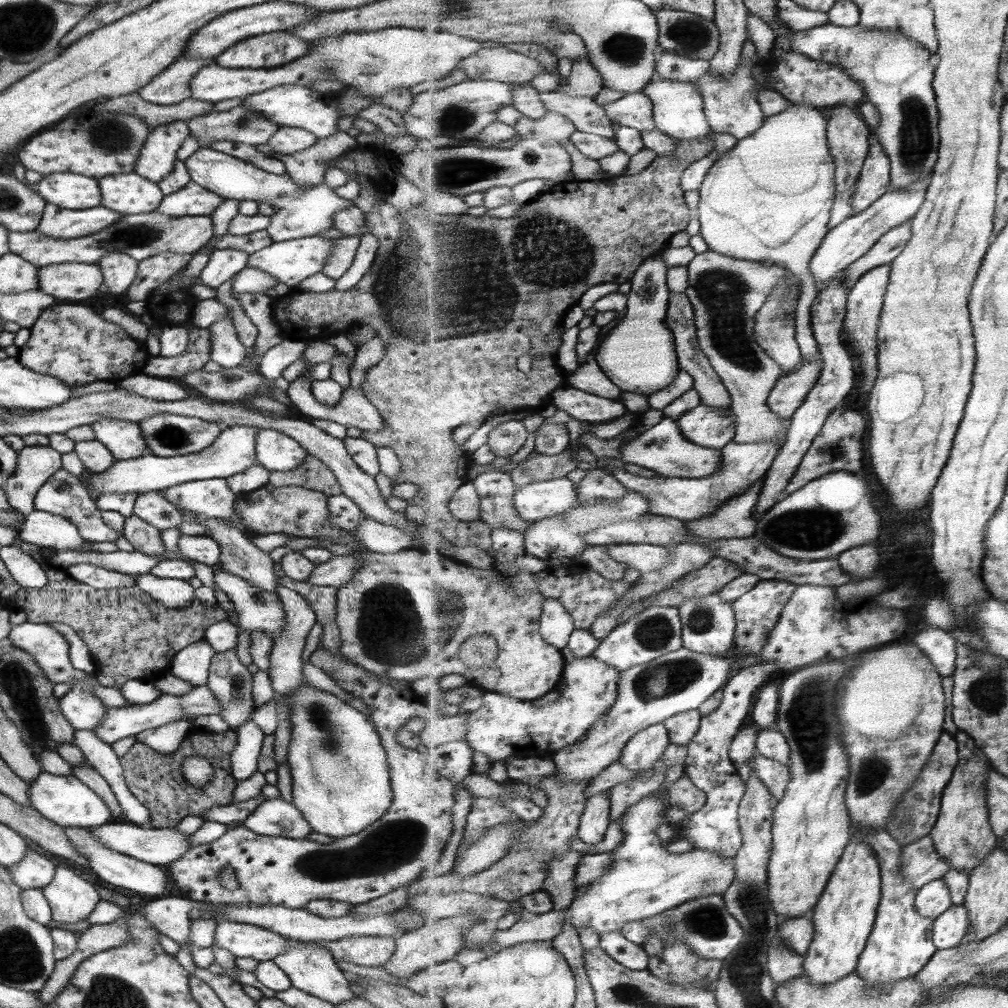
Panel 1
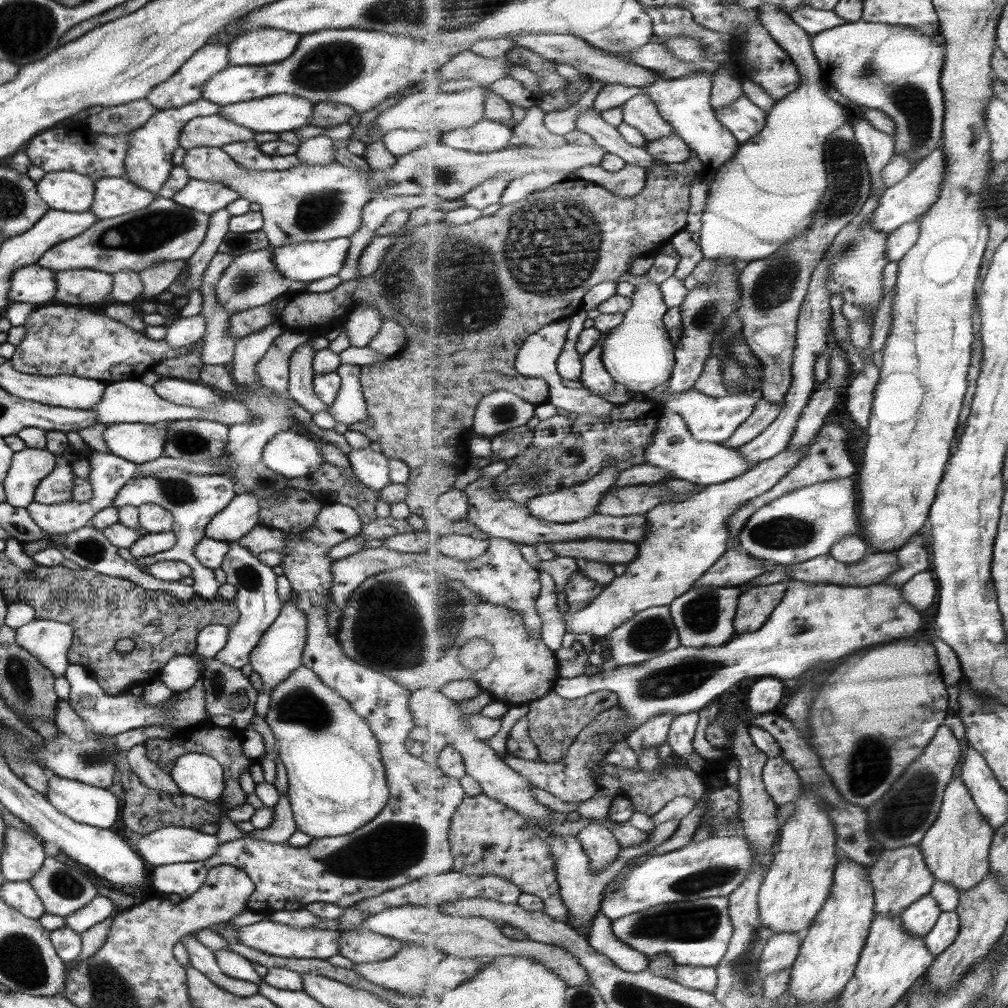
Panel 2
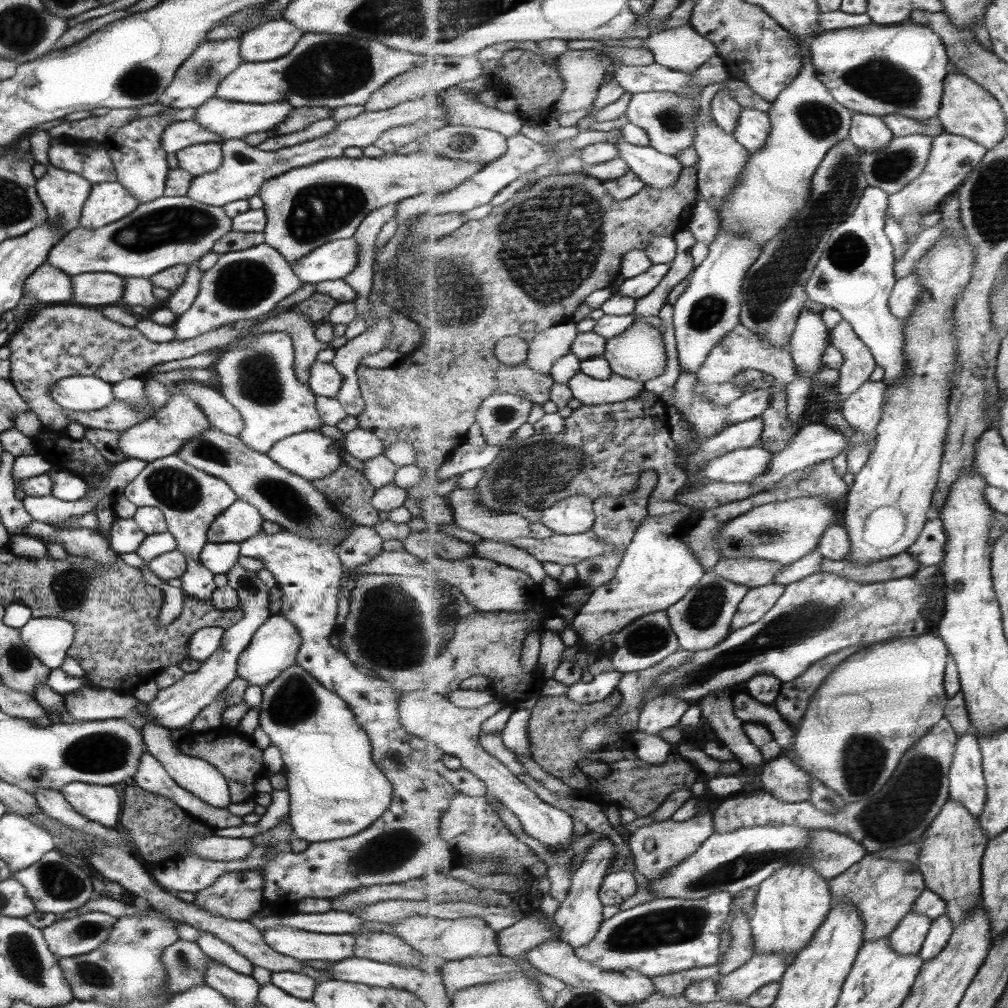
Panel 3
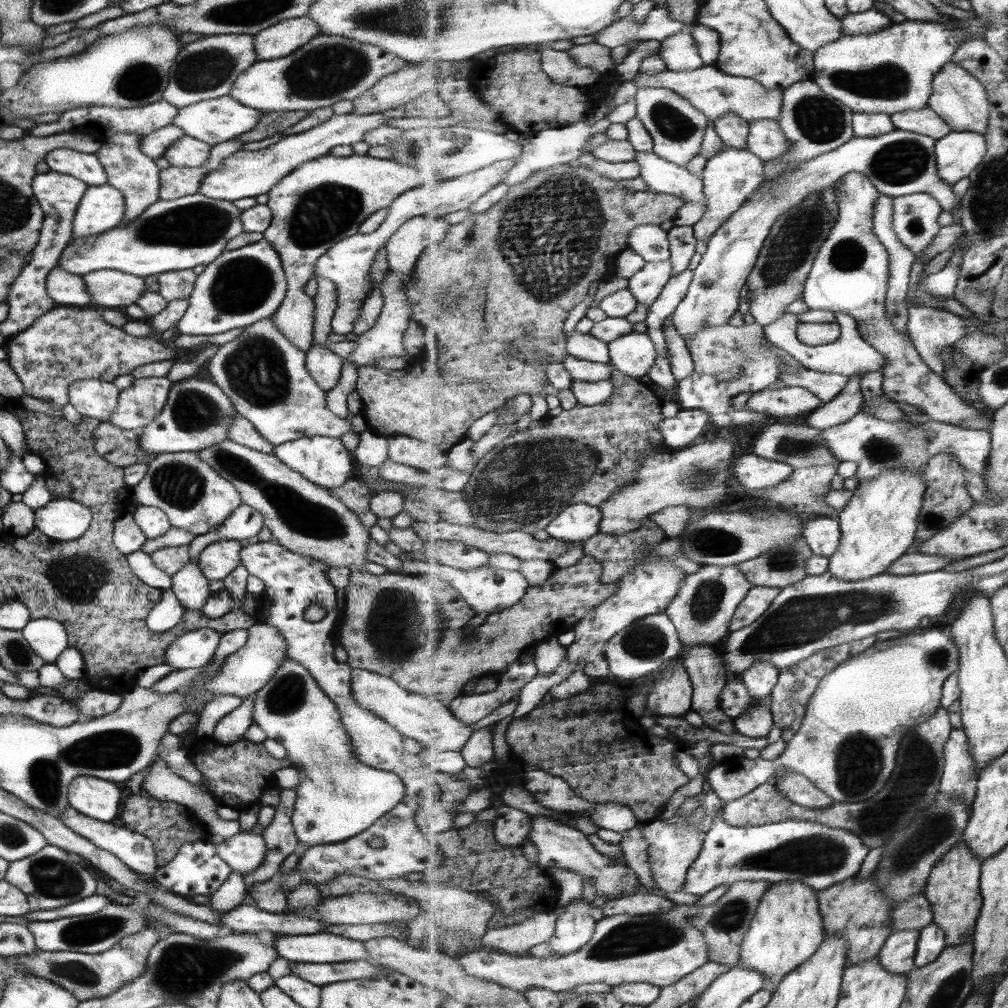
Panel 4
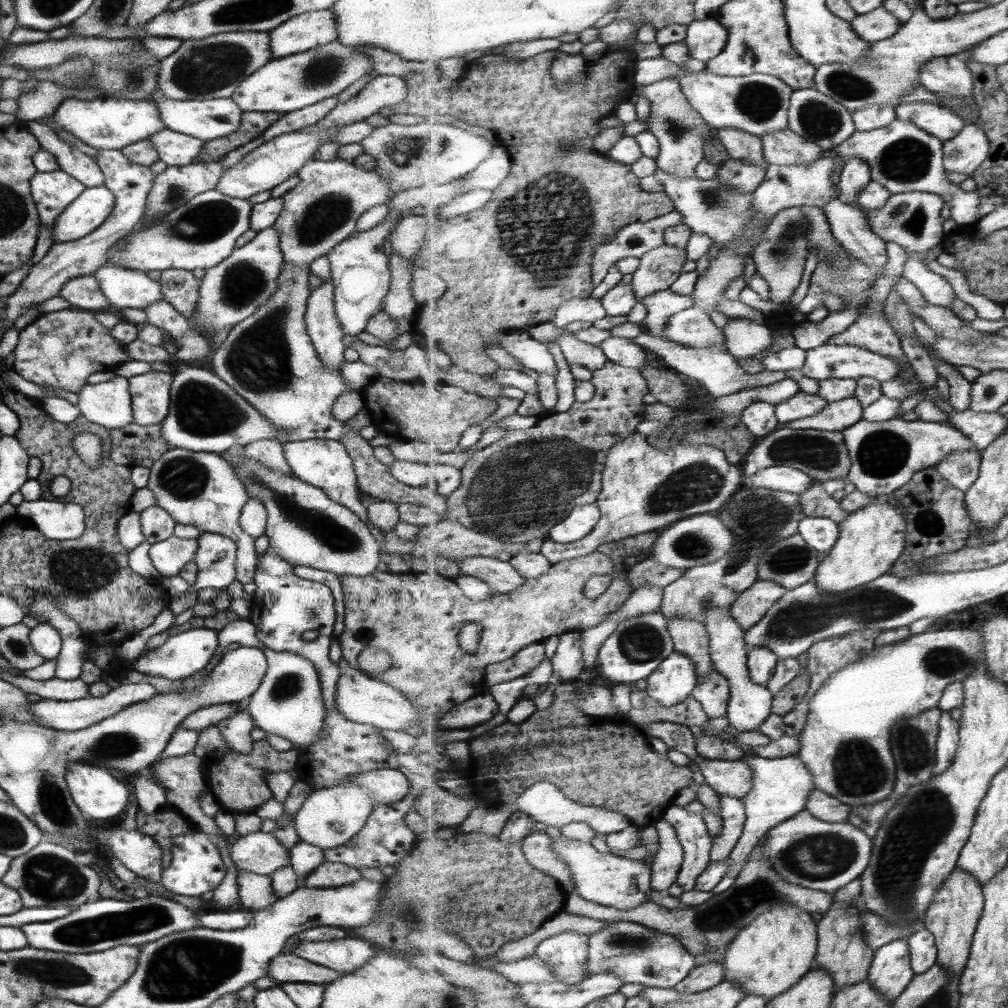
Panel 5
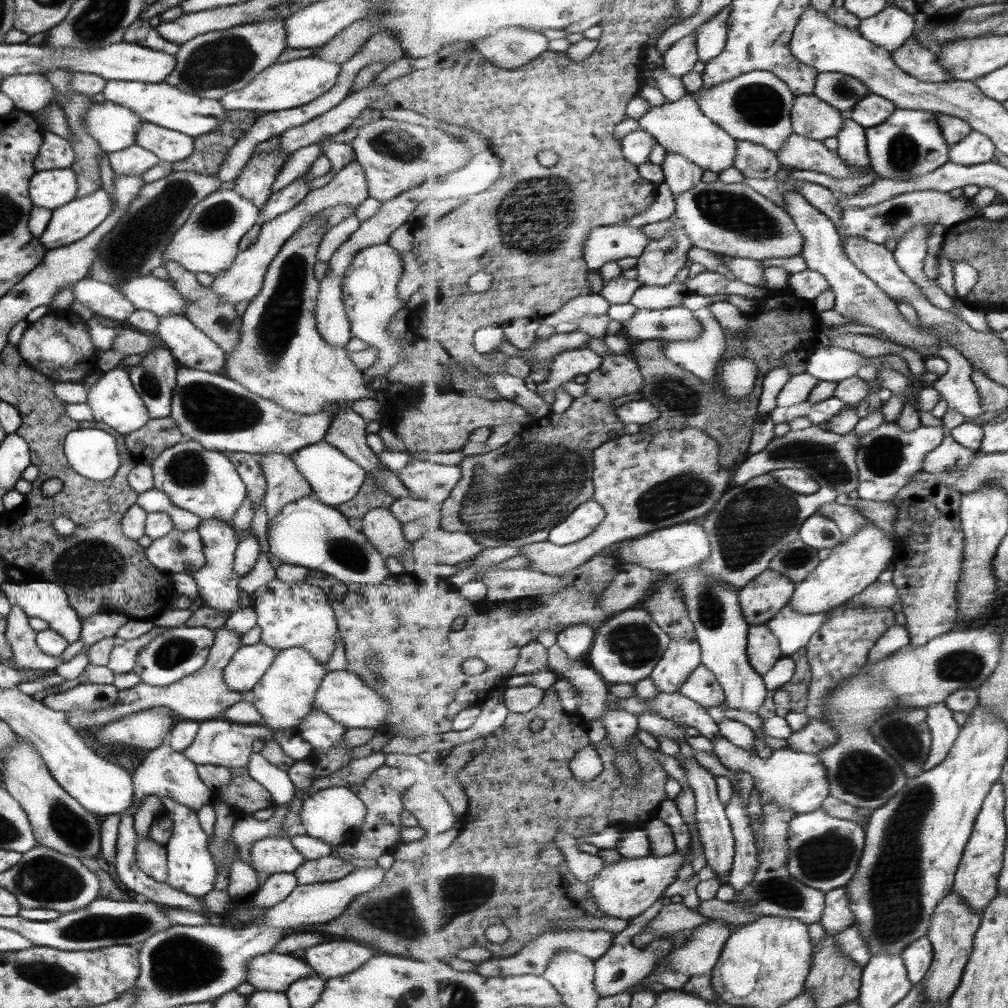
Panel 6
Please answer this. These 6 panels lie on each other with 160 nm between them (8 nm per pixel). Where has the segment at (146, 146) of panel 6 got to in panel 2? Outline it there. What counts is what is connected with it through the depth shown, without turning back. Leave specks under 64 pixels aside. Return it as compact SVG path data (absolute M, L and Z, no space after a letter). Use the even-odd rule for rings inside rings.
M429 143L428 145L422 145L421 147L409 152L403 156L395 157L395 162L393 162L393 166L389 166L387 170L371 170L362 164L359 168L345 168L345 166L341 166L341 164L337 164L337 162L331 162L331 164L323 164L323 166L297 166L291 169L286 169L285 171L247 171L247 169L243 169L243 167L239 167L239 165L235 165L235 162L229 158L224 151L221 151L216 147L209 146L201 146L196 148L189 148L185 152L185 156L183 158L181 167L186 171L188 179L199 180L203 182L213 182L213 184L223 184L223 186L227 186L227 188L231 188L231 190L235 190L239 197L248 200L249 203L255 203L261 207L262 214L262 231L264 232L265 238L268 240L269 247L275 246L287 246L288 244L297 244L298 242L325 242L327 240L335 239L335 238L348 238L355 231L360 228L361 221L361 209L363 206L369 202L370 198L375 197L375 195L393 195L393 196L418 196L418 195L428 195L428 196L439 196L445 200L461 200L465 194L471 193L473 190L477 188L477 186L481 186L481 184L485 184L485 182L489 182L489 180L493 180L493 178L503 178L503 180L517 180L517 178L521 178L521 176L525 176L525 174L533 174L533 172L563 172L563 174L571 174L571 172L576 172L581 169L581 167L589 166L589 165L601 165L601 161L603 161L603 157L605 157L605 150L602 147L595 146L579 146L577 144L568 144L567 146L561 146L556 148L543 148L539 149L536 147L524 146L524 148L515 148L510 147L503 151L489 152L489 153L477 153L477 152L468 152L465 150L455 149L447 147L442 143Z

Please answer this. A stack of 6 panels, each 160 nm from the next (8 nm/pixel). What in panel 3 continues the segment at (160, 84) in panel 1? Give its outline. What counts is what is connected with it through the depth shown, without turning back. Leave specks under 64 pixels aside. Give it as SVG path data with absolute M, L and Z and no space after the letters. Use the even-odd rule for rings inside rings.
M237 37L217 41L201 41L177 67L169 86L159 95L157 103L175 110L201 106L214 96L221 80L242 63L239 45L240 40Z

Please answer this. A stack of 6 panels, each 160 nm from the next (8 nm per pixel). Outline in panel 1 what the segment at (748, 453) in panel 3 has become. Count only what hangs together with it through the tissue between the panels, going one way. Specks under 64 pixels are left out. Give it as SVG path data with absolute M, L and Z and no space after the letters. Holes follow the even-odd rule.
M663 416L658 424L622 444L621 459L625 463L650 468L655 470L655 474L664 474L667 477L705 478L720 470L722 452L720 449L707 448L687 440L681 434L677 421Z

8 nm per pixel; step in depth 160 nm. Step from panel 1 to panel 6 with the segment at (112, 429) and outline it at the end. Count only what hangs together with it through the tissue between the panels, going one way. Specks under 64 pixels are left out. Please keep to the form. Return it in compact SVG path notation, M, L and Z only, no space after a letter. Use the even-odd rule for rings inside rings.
M185 368L176 370L170 414L177 430L199 443L205 450L247 453L258 456L266 452L289 455L322 440L329 428L330 410L300 415L278 407L273 401L249 392L237 381L223 374Z

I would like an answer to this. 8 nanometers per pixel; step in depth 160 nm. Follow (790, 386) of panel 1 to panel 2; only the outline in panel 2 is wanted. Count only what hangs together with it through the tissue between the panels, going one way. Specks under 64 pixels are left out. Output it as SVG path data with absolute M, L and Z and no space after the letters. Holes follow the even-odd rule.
M762 398L746 422L722 445L737 449L749 444L771 425L782 410L784 402L769 402Z

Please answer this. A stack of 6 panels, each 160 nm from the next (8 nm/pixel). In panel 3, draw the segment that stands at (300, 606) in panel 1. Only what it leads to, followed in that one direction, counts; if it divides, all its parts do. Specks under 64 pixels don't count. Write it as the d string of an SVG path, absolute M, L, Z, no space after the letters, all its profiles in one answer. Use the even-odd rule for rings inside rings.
M271 614L267 620L255 630L255 634L251 636L246 650L241 652L237 658L237 674L238 678L244 680L249 687L265 687L277 675L281 674L285 668L295 665L295 658L301 646L297 629L285 621L282 614Z

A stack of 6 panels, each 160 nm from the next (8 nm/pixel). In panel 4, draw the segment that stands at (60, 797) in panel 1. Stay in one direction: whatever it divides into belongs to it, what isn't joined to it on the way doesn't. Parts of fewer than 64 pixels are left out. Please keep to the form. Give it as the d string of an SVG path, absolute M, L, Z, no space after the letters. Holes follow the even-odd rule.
M77 776L68 786L67 798L69 806L79 814L109 823L117 816L121 790L106 780Z

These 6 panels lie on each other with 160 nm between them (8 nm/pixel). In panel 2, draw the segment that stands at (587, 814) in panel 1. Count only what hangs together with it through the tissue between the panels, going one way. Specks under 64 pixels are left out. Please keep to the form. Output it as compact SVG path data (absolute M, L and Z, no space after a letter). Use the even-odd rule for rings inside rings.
M590 822L577 836L589 855L590 868L597 873L611 866L617 860L617 854L623 850L611 828L598 822Z

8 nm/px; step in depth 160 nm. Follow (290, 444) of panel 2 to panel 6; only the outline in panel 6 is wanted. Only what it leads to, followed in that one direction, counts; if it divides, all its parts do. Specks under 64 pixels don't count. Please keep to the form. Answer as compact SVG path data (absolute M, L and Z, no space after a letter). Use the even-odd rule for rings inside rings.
M323 440L300 448L288 456L294 462L297 472L309 483L316 500L327 506L334 507L336 504L343 504L346 500L351 500L353 495L359 492L366 477L365 472L356 462L349 460L342 452L329 446Z

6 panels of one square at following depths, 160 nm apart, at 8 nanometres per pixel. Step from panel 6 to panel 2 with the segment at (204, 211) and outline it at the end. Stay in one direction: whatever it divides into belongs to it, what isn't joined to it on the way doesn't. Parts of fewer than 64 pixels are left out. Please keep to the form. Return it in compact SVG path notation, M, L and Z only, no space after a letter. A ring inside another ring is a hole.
M156 196L152 201L141 210L99 220L81 234L54 244L36 264L54 273L88 268L111 275L120 270L139 273L162 262L186 261L203 240L209 215L183 208L165 197Z

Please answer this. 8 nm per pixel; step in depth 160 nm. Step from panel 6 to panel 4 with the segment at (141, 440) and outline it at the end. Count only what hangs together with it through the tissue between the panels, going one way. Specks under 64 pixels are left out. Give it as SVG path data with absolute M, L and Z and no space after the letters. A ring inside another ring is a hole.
M109 422L100 423L93 430L94 449L103 460L124 469L132 464L148 464L154 459L153 453L145 452L138 443L141 428L123 430L111 426Z

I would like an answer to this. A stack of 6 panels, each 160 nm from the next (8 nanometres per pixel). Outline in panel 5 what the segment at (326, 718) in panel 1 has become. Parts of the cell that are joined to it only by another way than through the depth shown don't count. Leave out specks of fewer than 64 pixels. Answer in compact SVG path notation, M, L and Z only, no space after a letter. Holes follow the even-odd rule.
M266 647L262 649L266 659L266 672L262 676L261 684L257 690L247 698L243 707L251 715L254 728L259 728L265 733L274 734L290 740L296 748L304 748L311 744L322 731L322 720L324 717L323 700L321 699L321 688L319 674L313 668L309 660L295 652L274 652ZM385 768L359 773L337 786L312 790L294 814L297 836L299 840L323 850L341 847L357 834L375 806L387 806L401 800L409 790L408 784L401 772Z

